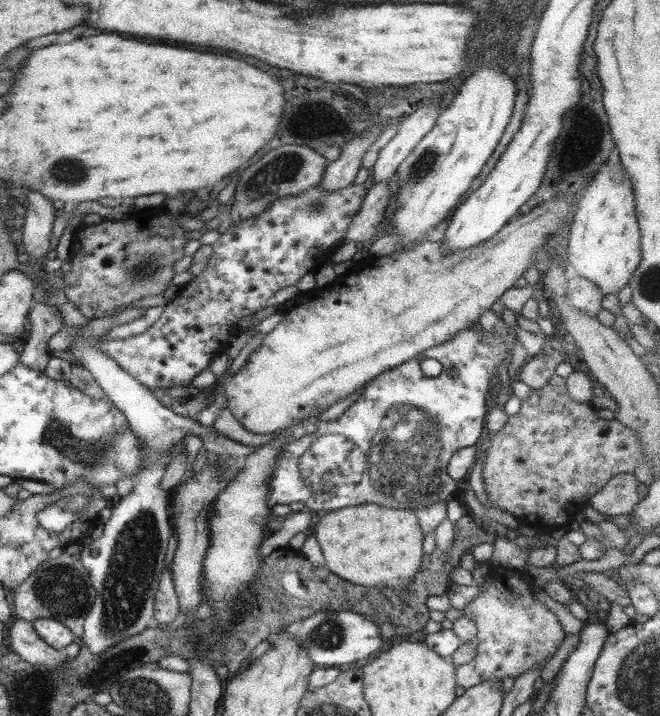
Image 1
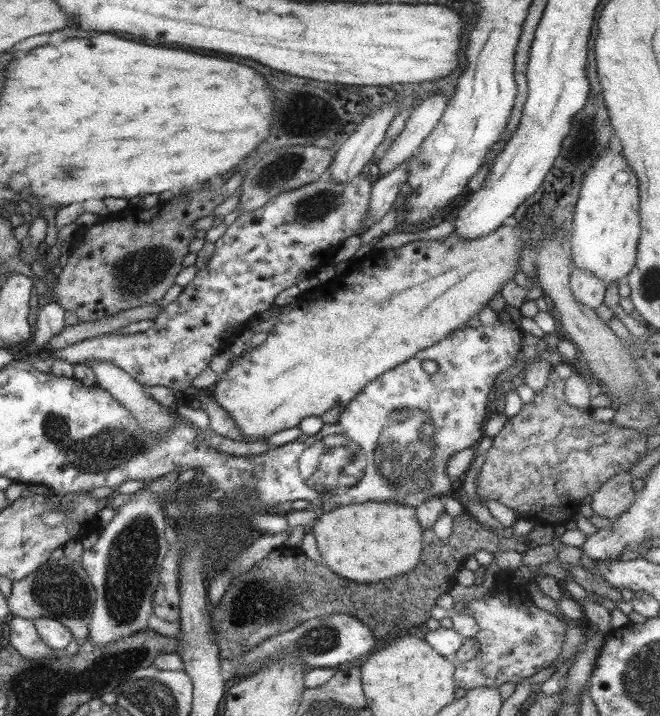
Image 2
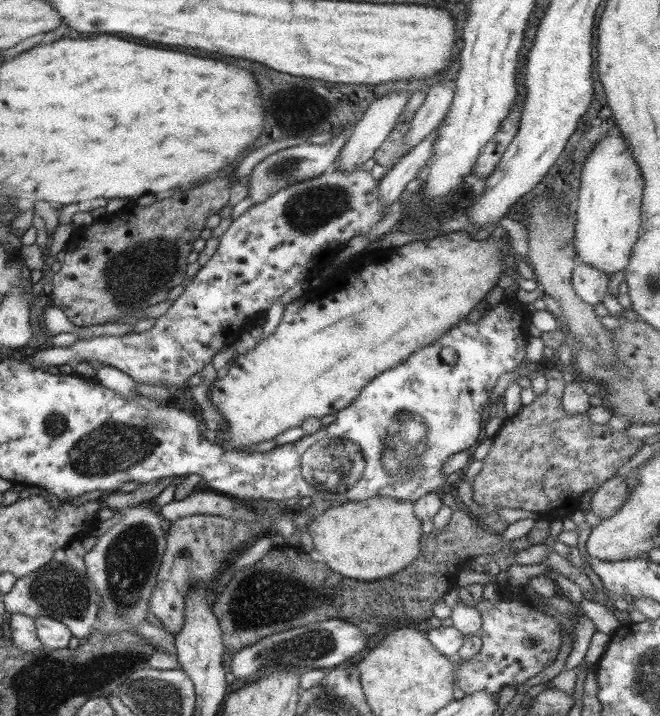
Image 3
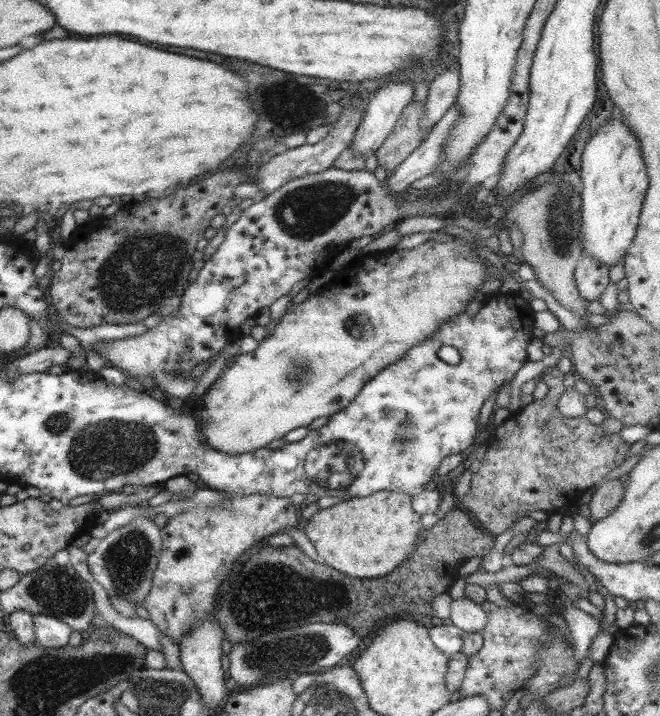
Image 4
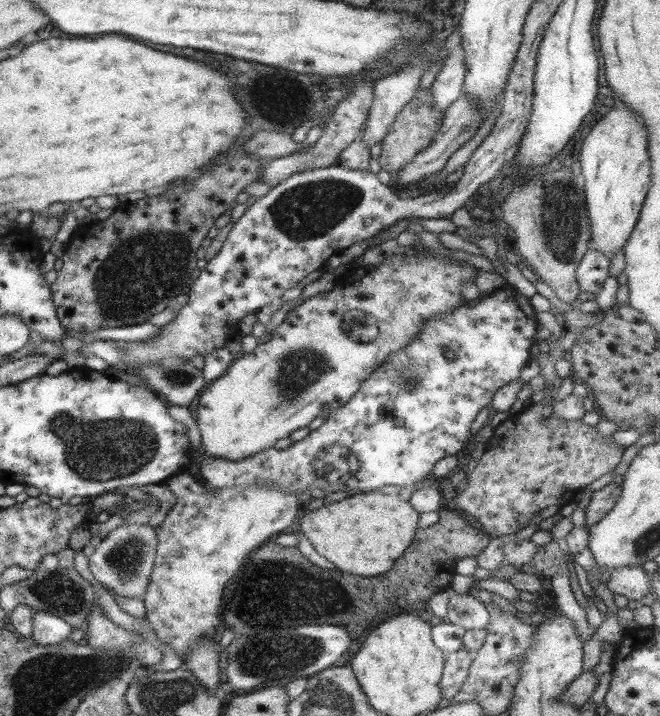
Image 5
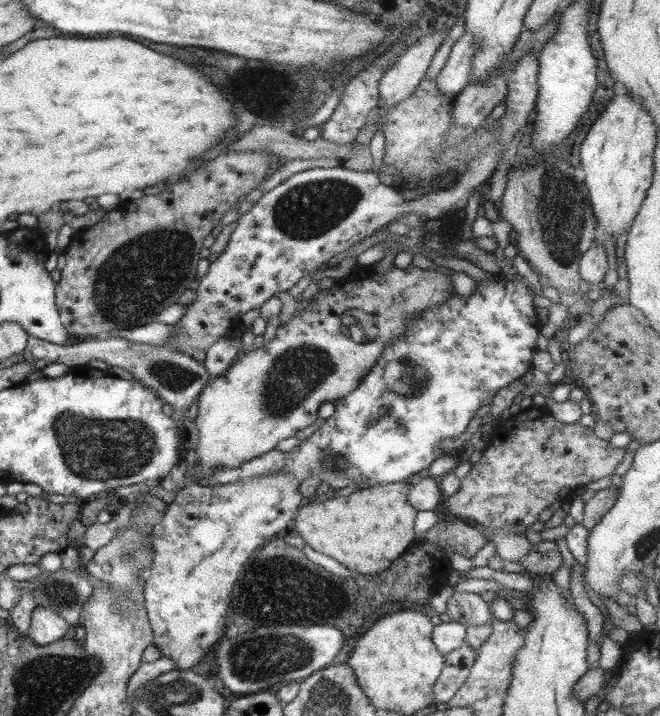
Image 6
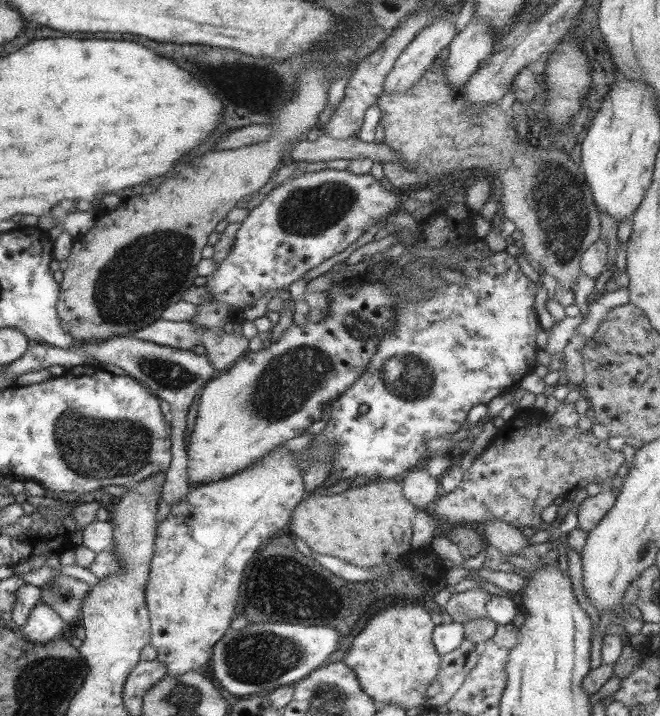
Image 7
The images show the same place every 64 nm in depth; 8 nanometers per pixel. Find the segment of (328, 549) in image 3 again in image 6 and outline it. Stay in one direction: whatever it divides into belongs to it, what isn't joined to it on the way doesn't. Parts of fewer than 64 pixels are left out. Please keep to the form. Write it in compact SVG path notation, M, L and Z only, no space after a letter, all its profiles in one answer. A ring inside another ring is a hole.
M390 483L369 486L349 496L332 497L323 502L312 502L298 509L291 531L303 538L316 552L328 554L338 562L346 564L358 574L379 574L386 571L392 561L403 560L411 551L415 540L414 522L417 510L408 502L408 491L412 483Z

